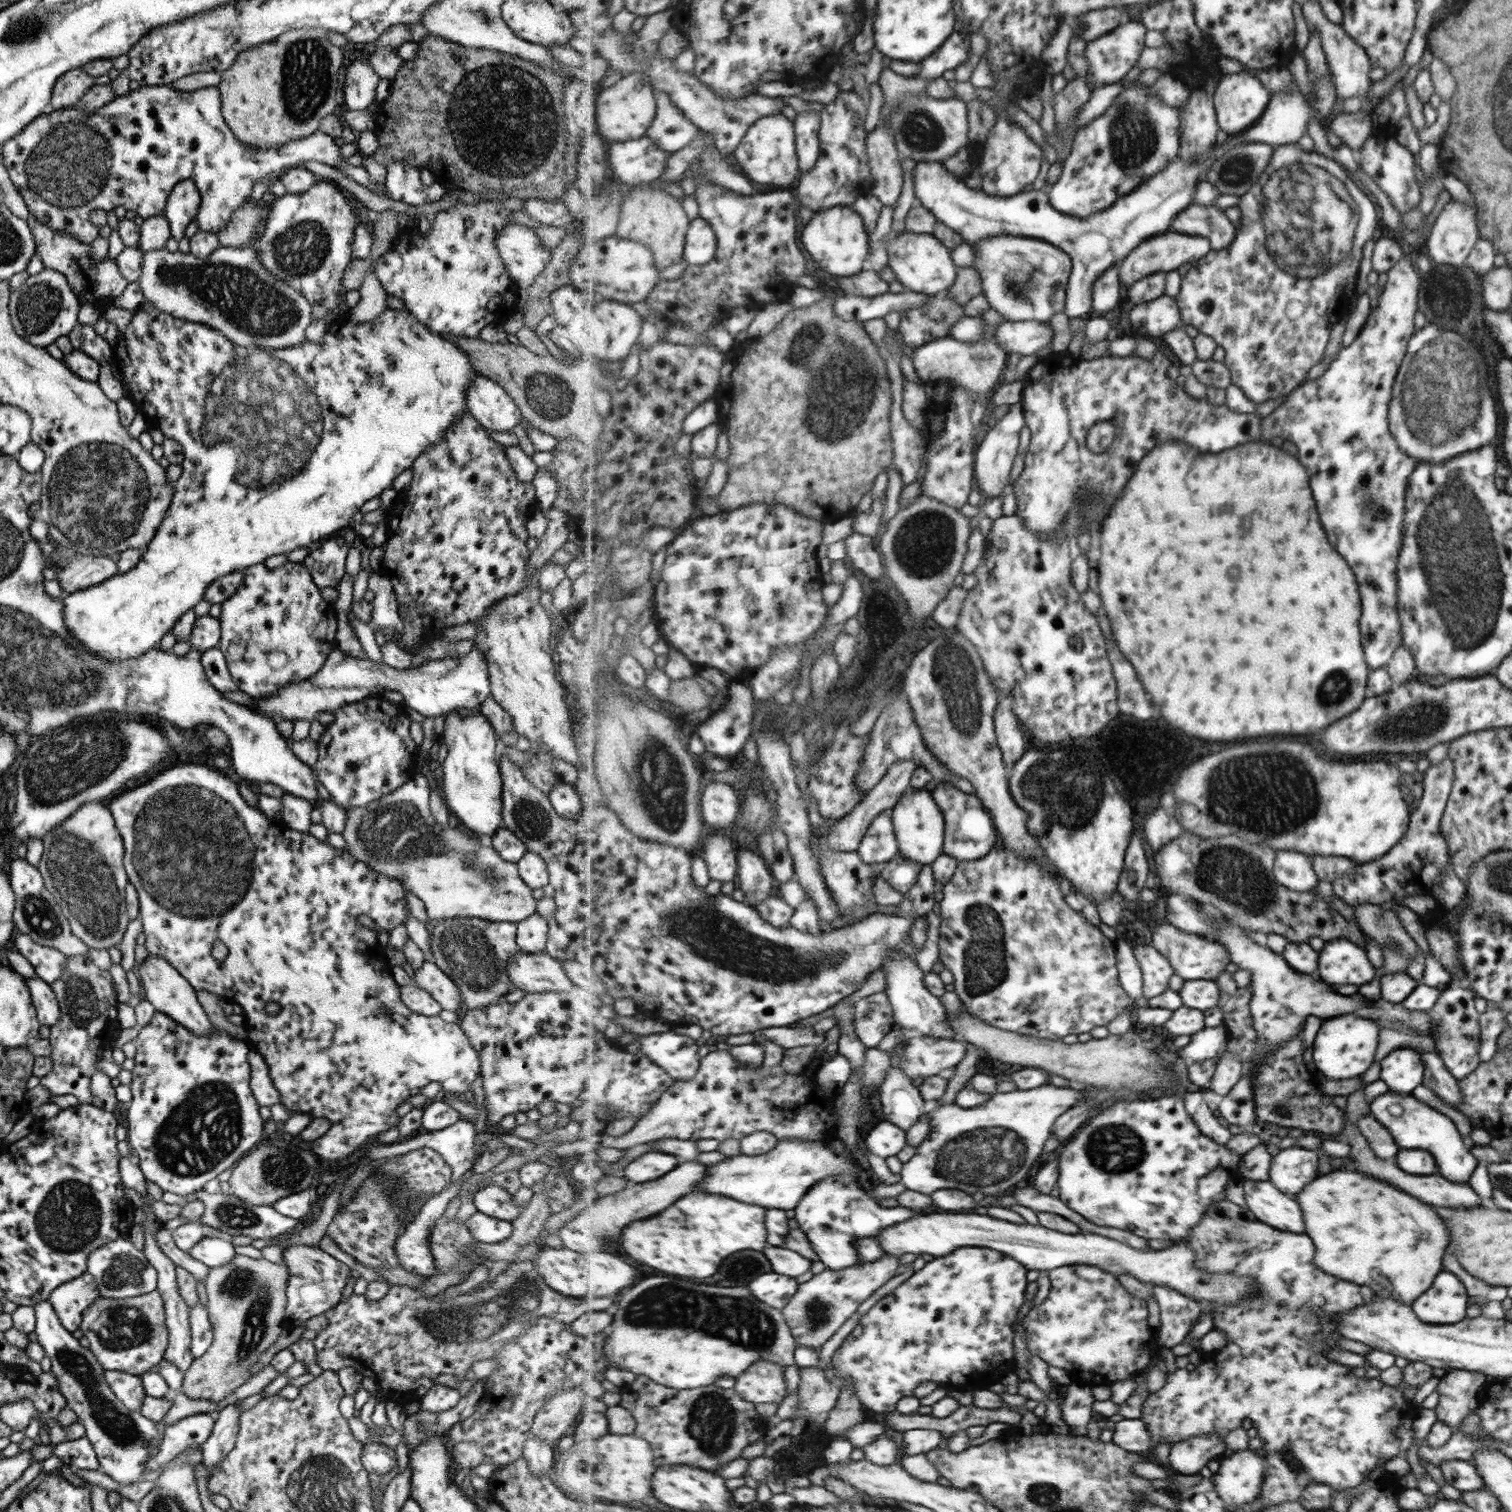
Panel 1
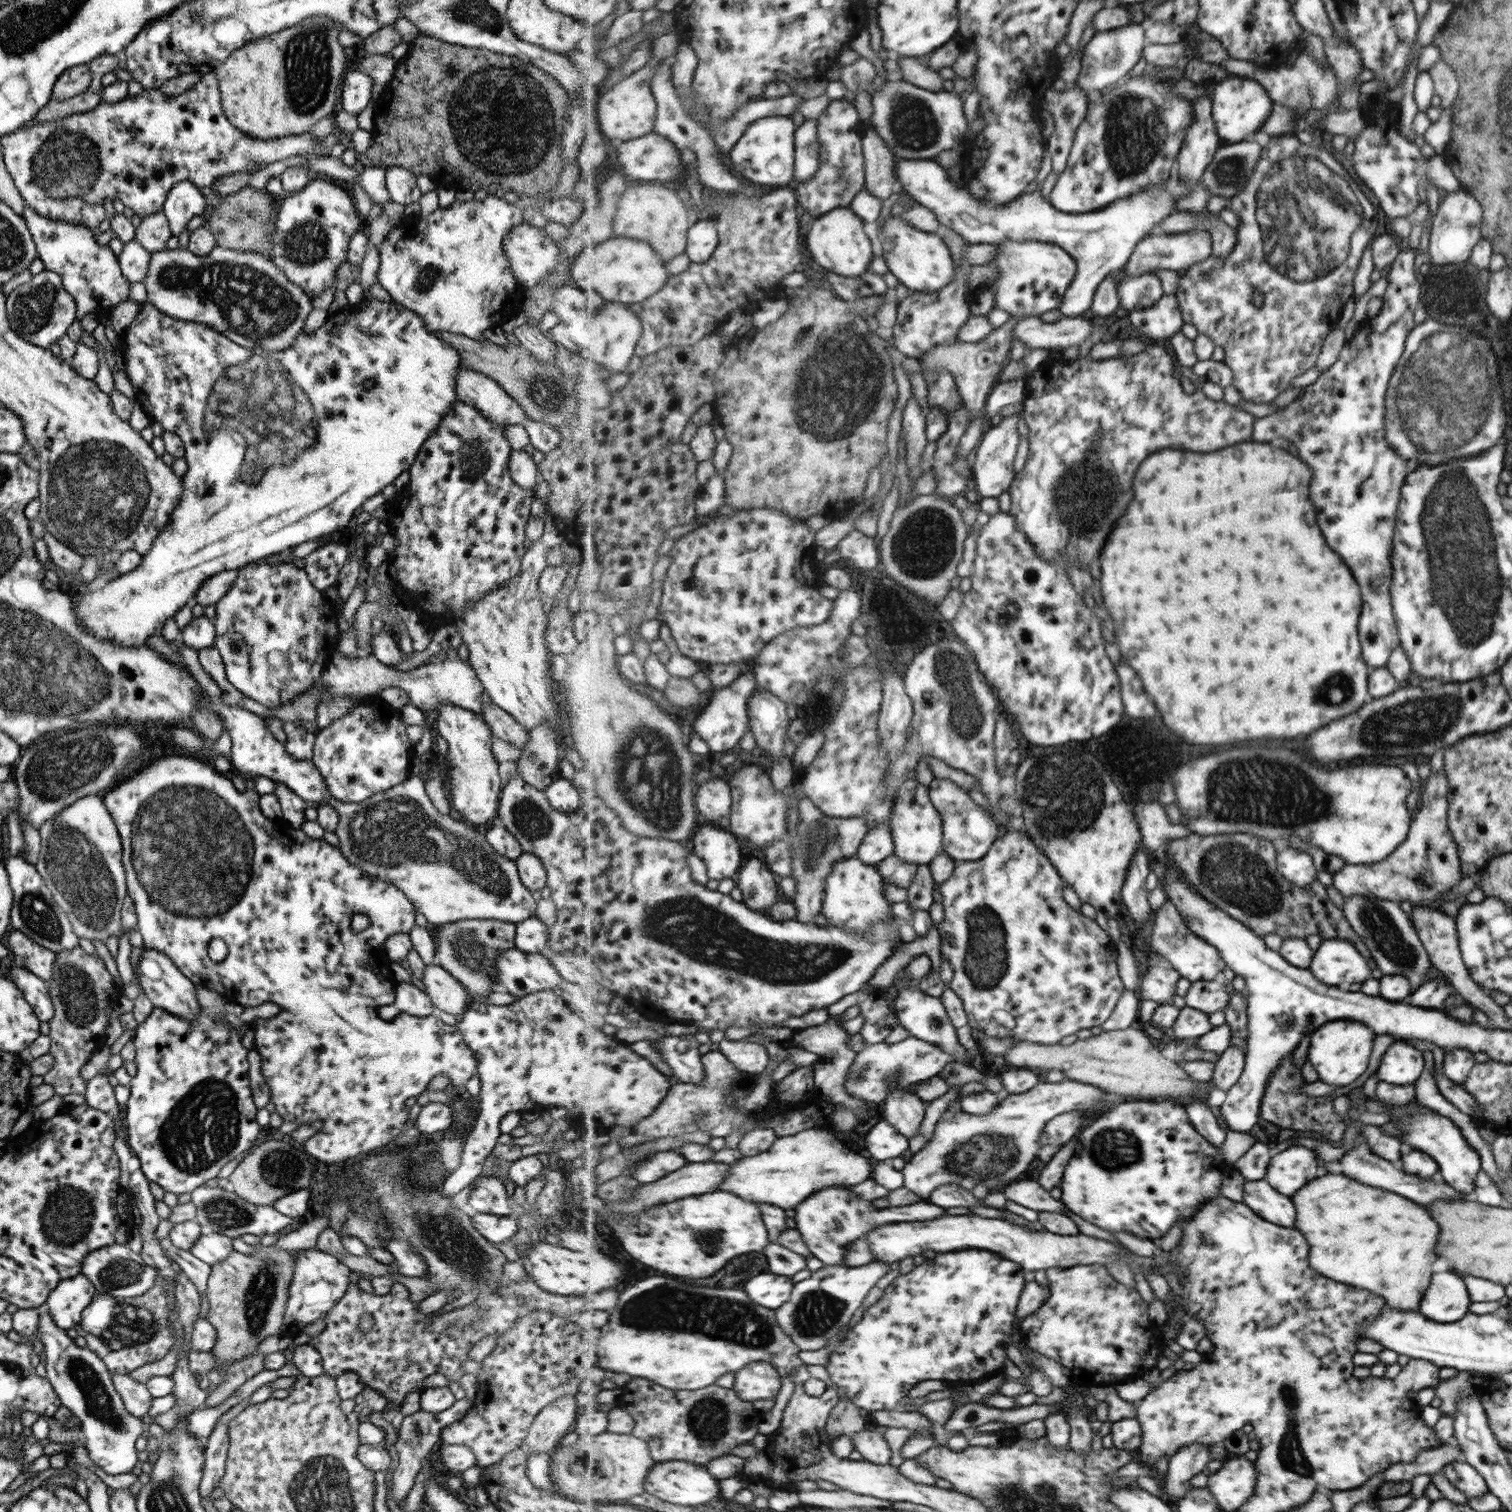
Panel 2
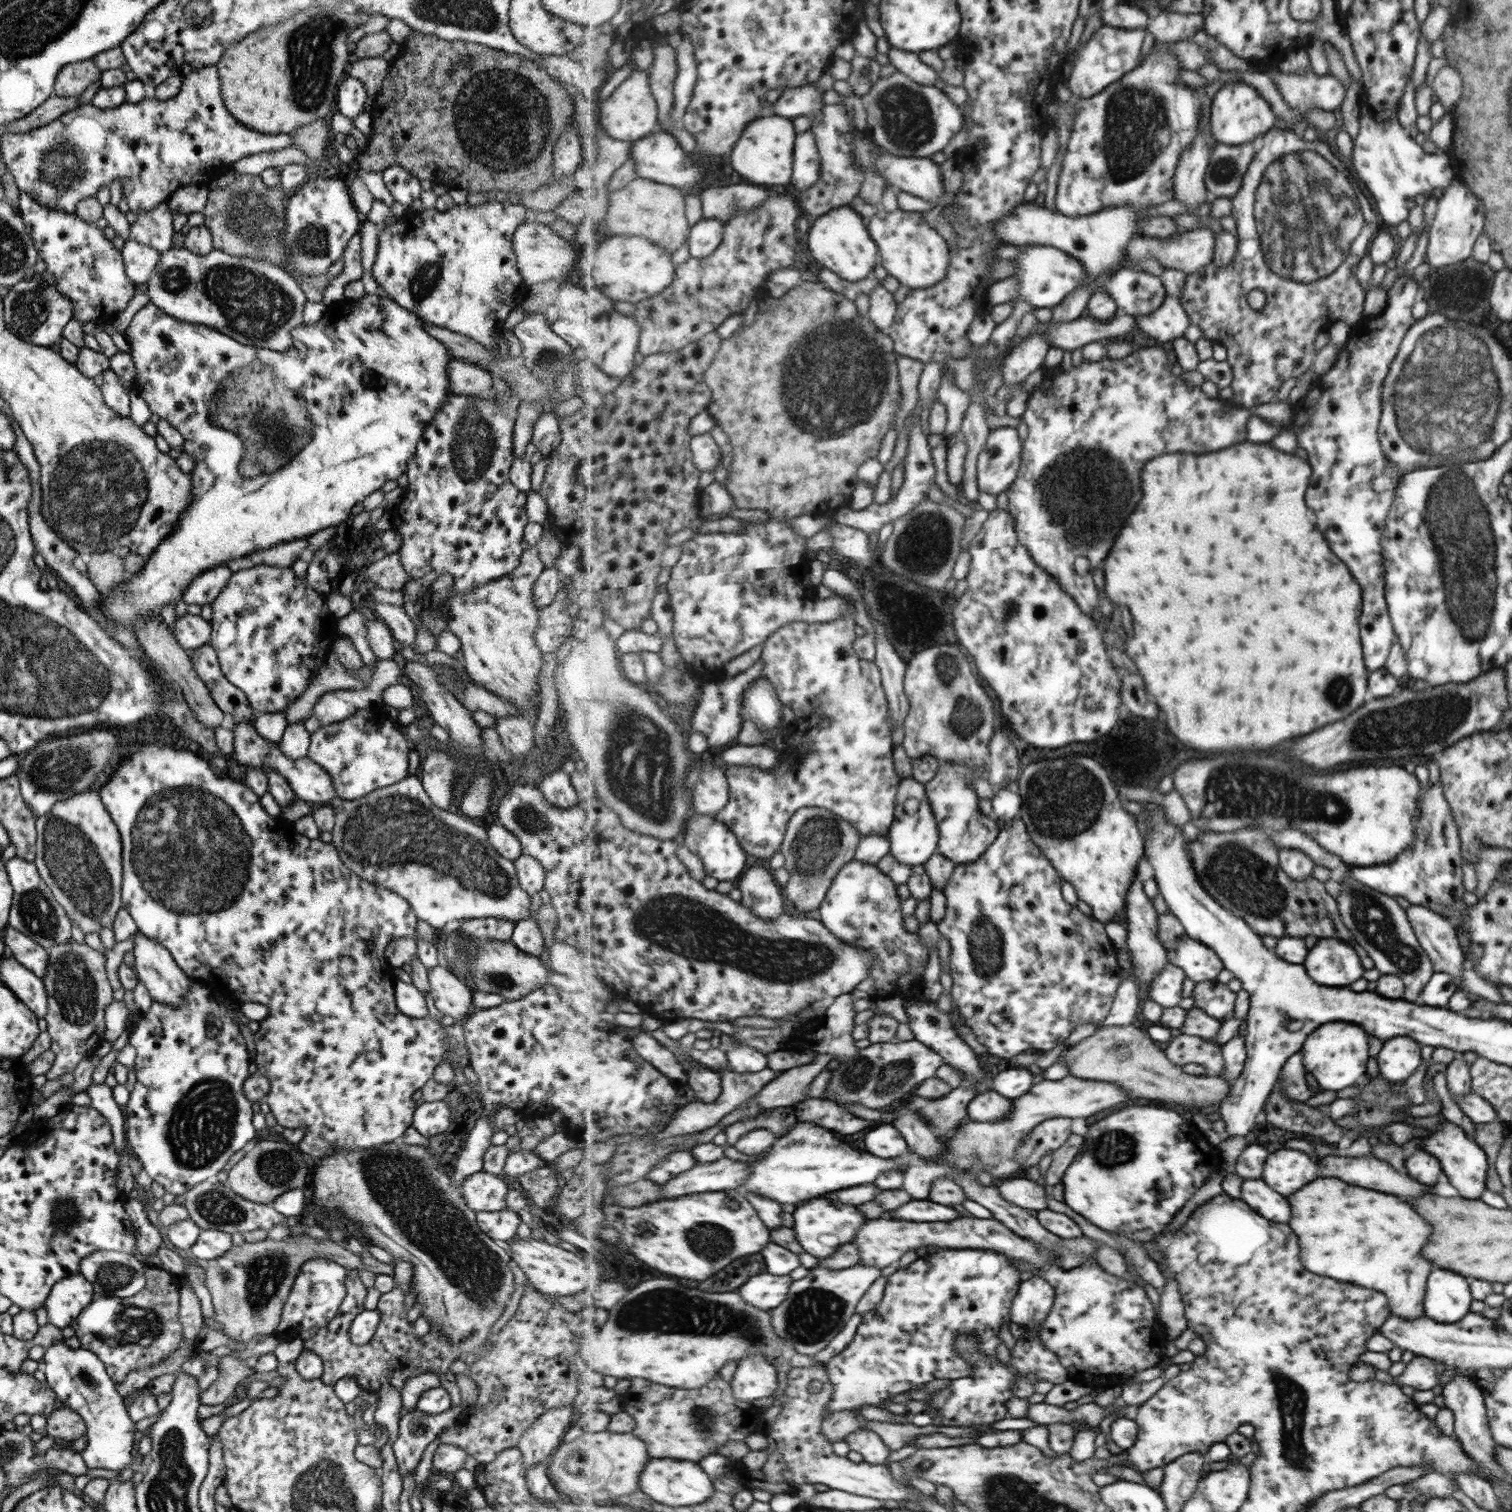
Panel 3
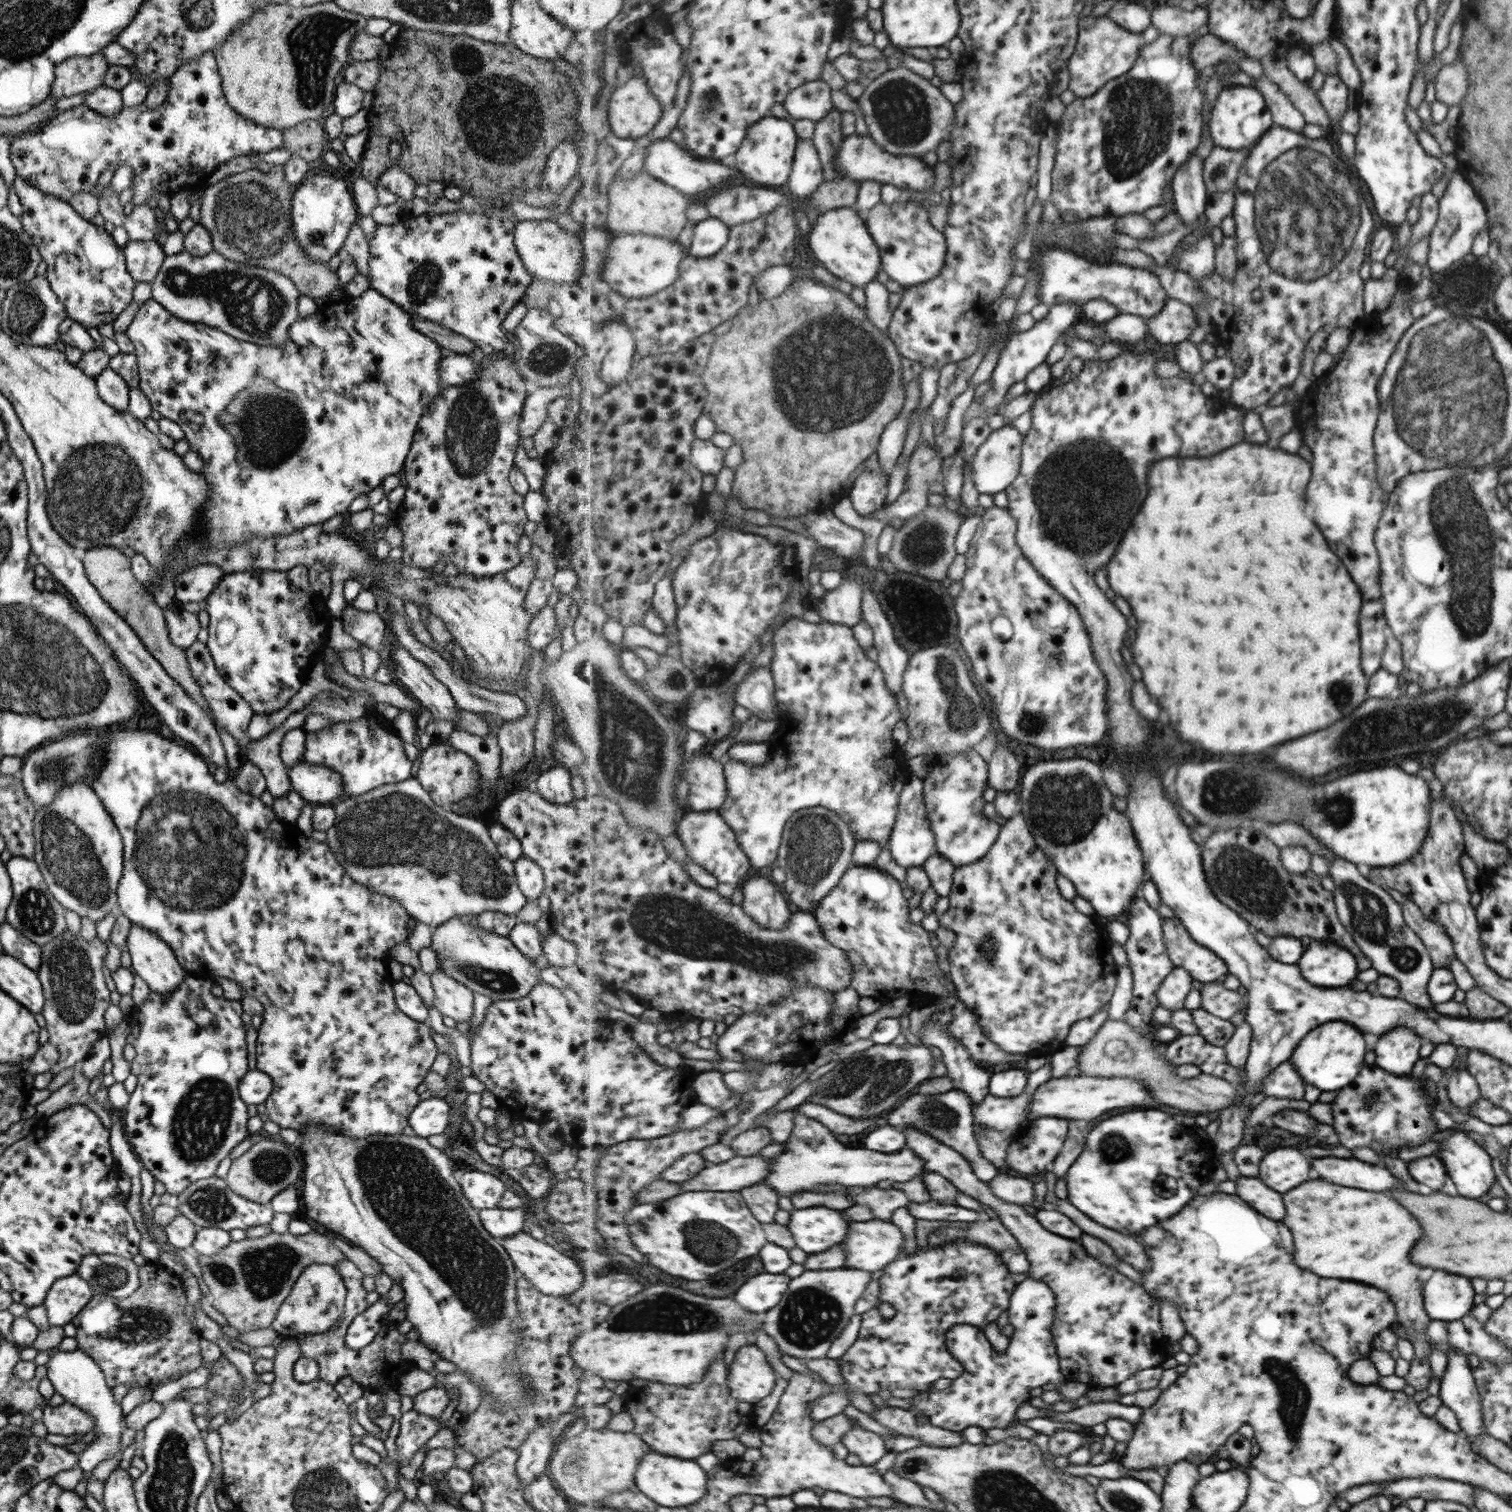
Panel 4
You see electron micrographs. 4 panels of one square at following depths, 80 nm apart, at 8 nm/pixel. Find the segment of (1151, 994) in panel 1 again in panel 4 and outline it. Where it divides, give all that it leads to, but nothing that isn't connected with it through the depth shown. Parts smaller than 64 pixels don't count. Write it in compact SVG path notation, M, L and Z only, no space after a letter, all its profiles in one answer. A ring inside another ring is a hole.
M1177 967L1158 990L1160 1006L1170 1011L1183 1010L1189 992L1193 990L1193 975L1185 968Z

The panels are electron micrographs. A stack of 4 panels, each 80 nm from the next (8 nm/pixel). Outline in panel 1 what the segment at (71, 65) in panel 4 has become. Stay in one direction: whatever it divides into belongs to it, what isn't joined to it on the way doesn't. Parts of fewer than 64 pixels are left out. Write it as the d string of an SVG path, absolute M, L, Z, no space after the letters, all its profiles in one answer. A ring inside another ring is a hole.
M80 67L65 71L57 78L50 91L49 109L63 109L71 106L93 84L95 84L94 78L85 74Z

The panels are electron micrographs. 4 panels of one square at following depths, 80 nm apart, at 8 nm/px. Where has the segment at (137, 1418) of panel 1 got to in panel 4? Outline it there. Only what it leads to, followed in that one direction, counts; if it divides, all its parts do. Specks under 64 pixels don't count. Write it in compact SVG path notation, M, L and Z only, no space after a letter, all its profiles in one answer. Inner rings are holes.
M56 1351L51 1354L45 1367L46 1378L49 1379L54 1392L65 1401L78 1406L94 1420L95 1440L78 1449L78 1467L82 1472L90 1472L99 1462L115 1456L119 1450L119 1433L125 1428L119 1404L113 1402L111 1388L107 1388L99 1365L83 1351Z

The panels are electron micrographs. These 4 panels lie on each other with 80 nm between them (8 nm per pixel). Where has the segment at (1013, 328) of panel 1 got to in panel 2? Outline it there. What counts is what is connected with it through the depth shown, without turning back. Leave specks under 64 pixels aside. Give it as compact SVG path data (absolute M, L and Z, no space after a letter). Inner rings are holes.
M1039 317L1023 318L1014 328L1015 339L1021 341L1025 345L1026 350L1057 350L1071 348L1083 344L1085 340L1089 340L1089 336L1093 334L1093 323L1083 317L1063 317L1060 321L1054 323L1045 322Z

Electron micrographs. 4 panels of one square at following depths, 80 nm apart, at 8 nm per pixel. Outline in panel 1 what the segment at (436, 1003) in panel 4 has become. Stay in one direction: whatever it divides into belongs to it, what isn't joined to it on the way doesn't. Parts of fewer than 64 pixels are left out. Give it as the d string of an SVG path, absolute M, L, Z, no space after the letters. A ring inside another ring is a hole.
M423 962L421 967L414 971L414 976L412 984L428 992L443 1010L454 1012L459 1008L462 998L457 985L432 962Z

